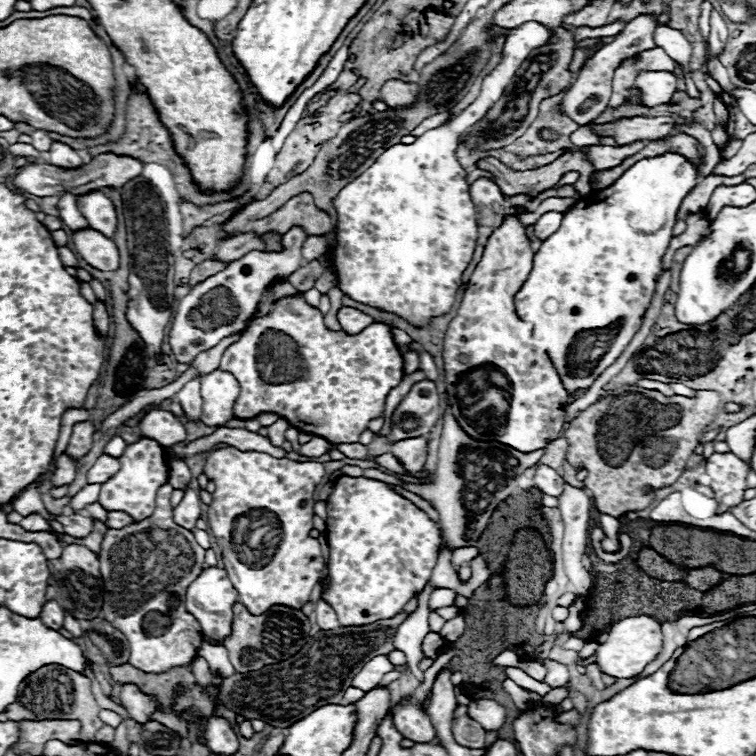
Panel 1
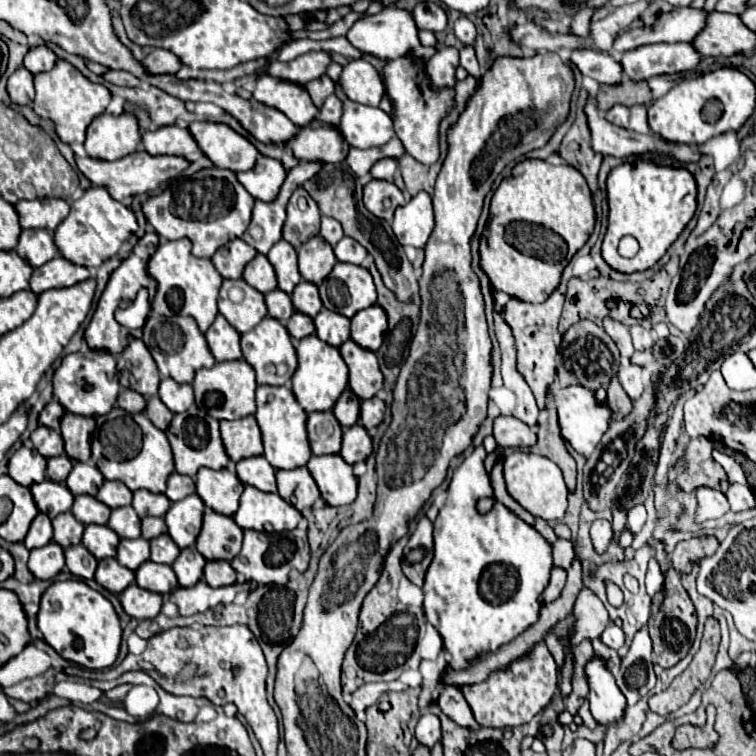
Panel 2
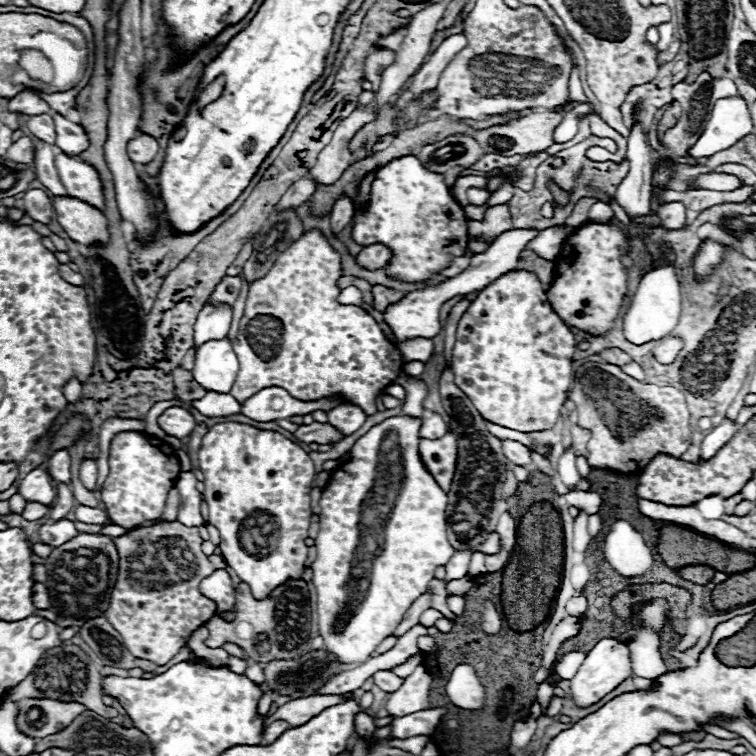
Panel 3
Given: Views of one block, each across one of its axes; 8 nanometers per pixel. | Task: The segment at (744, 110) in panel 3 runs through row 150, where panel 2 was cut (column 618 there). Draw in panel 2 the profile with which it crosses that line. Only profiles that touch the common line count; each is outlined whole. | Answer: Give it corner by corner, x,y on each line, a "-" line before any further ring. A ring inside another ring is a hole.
594,654
594,658
584,666
584,674
590,686
590,712
596,718
596,722
608,726
610,722
616,722
624,716
626,698
618,690
612,670
606,666
606,662
606,658

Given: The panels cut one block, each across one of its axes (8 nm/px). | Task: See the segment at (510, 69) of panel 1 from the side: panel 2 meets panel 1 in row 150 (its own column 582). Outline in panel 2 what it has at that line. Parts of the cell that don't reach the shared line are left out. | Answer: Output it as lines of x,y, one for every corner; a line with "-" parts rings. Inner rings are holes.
582,384
568,386
568,388
562,388
562,390
550,390
548,398
552,398
552,402
558,408
558,426
560,426
562,440
568,442
578,454
588,458
594,452
594,448
598,446
602,434
610,426
612,410
610,410
608,402
600,404
596,400
596,392
590,390
588,386
582,386

